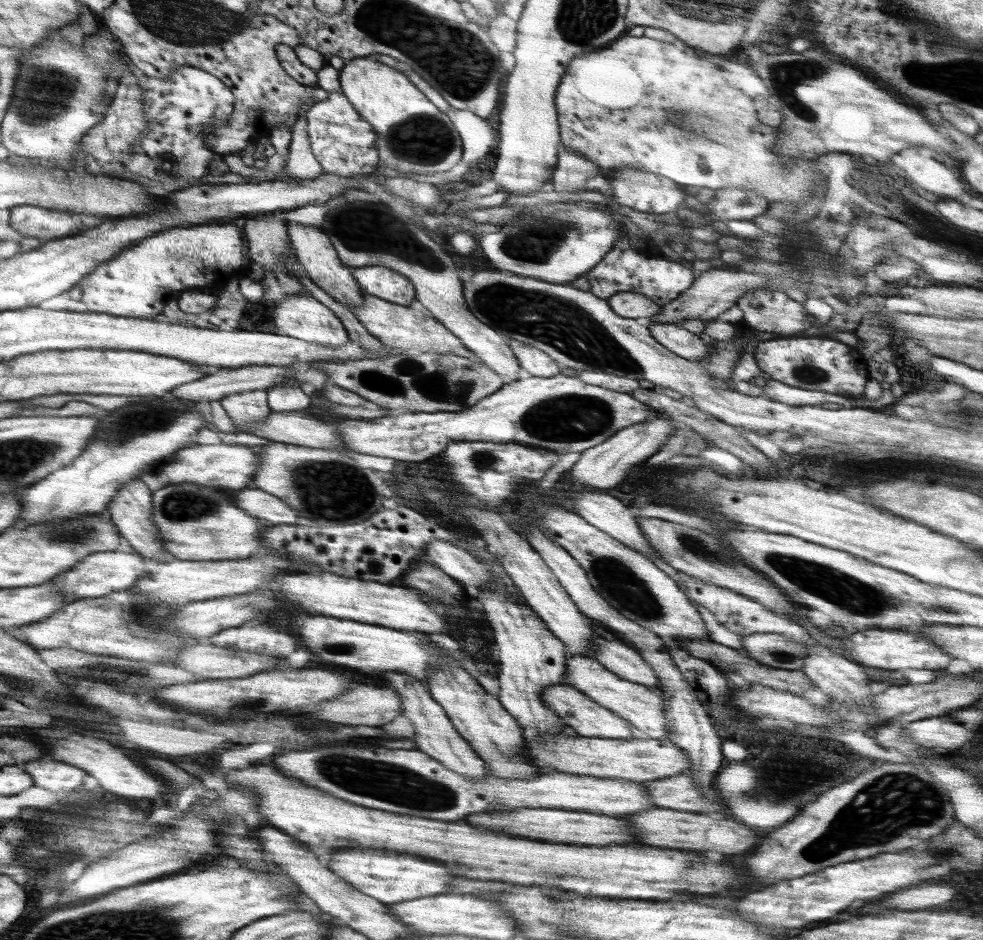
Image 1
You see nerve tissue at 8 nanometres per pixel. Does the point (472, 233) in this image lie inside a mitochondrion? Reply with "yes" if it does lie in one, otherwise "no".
no

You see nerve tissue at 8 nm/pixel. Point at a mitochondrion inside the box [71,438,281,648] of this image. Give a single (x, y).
(173, 508)

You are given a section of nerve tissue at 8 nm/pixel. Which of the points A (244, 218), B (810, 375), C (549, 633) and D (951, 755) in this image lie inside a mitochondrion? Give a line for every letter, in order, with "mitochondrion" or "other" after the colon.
A: other
B: mitochondrion
C: other
D: other

